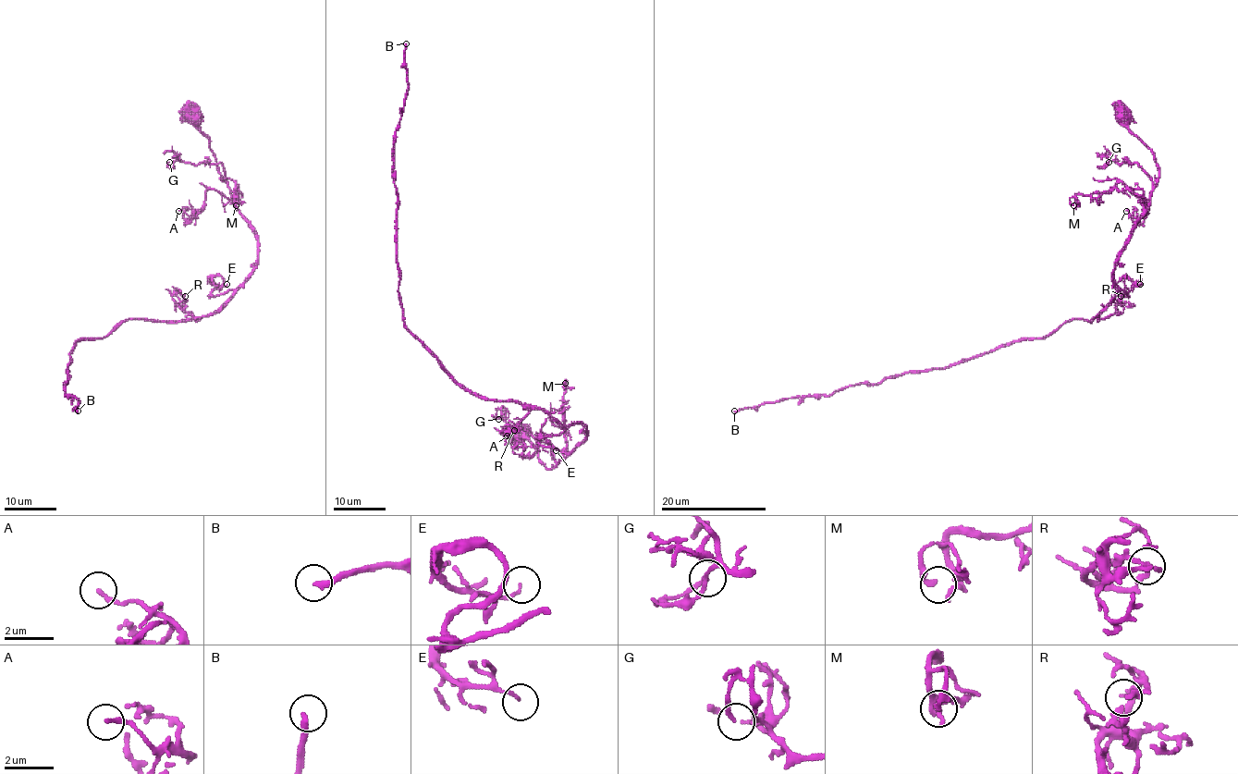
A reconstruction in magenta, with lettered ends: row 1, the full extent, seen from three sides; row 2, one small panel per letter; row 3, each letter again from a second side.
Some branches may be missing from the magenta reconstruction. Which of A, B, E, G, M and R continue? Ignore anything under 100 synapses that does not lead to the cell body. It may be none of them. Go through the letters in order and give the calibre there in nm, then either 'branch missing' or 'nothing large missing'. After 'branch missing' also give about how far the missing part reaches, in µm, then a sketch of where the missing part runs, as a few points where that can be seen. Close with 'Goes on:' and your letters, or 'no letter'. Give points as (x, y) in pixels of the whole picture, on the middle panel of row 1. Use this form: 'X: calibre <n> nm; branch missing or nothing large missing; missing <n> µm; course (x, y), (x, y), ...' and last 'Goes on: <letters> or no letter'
A: calibre 170 nm; nothing large missing
B: calibre 220 nm; branch missing; missing 200 µm
E: calibre 100 nm; nothing large missing
G: calibre 170 nm; nothing large missing
M: calibre 240 nm; nothing large missing
R: calibre 200 nm; nothing large missing
Goes on: B

